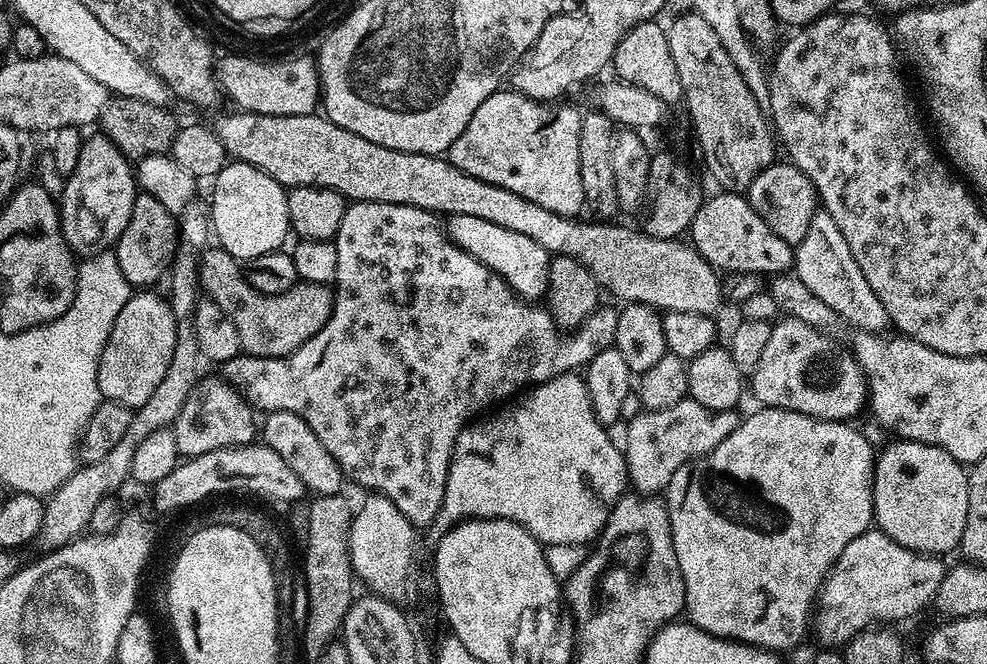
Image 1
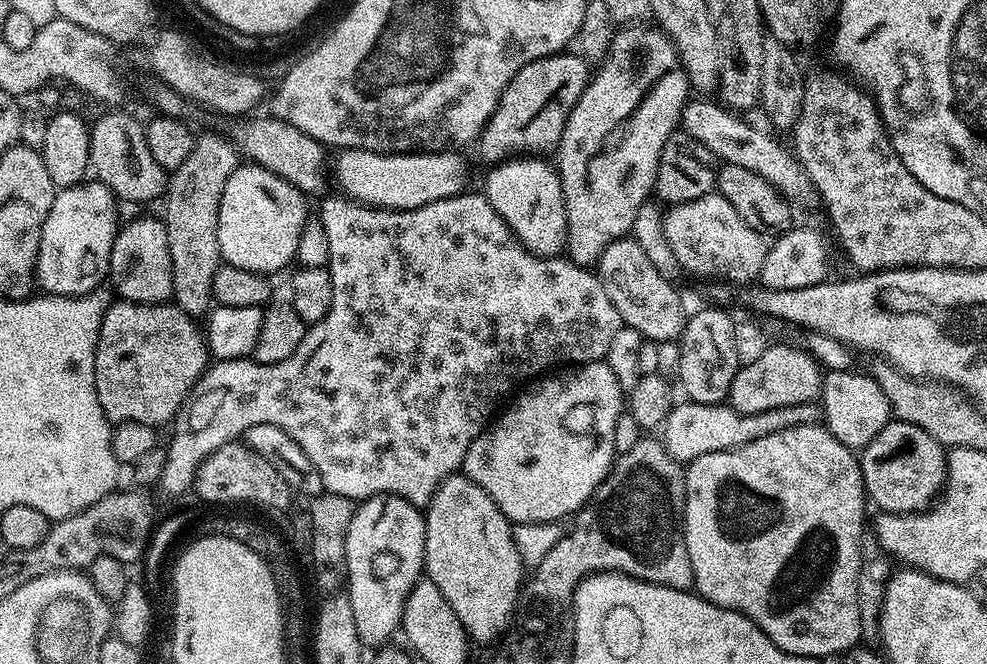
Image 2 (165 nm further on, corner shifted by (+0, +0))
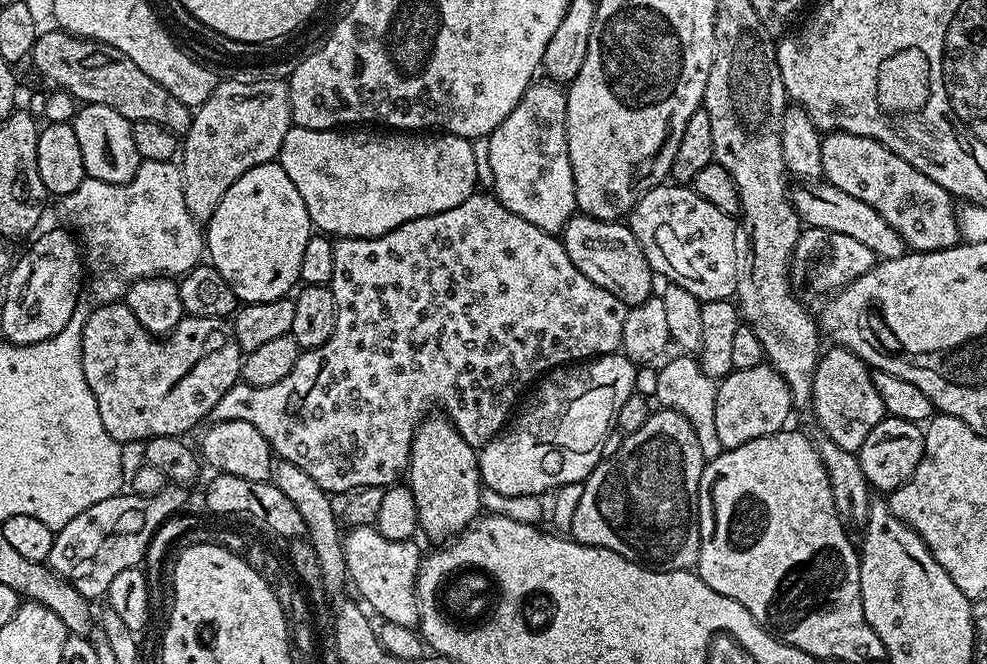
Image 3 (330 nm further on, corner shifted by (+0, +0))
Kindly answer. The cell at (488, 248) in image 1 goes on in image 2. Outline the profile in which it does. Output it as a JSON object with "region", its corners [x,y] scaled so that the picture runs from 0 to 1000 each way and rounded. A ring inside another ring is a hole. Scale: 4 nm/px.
{"region":[[[535,232],[502,248],[494,265],[492,294],[533,378],[541,386],[566,386],[575,372],[573,304],[566,258],[551,241]]]}

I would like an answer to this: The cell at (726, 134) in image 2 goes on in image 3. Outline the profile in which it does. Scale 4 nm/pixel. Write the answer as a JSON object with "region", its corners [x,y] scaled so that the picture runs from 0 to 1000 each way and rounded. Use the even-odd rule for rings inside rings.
{"region":[[[819,274],[806,282],[800,289],[802,309],[818,342],[858,352],[868,364],[873,364],[873,370],[881,370],[892,392],[905,392],[916,384],[918,369],[910,346],[906,346],[906,340],[902,340],[902,334],[898,334],[898,328],[894,328],[886,310],[877,310],[873,298],[865,298],[865,292],[857,292],[857,286],[849,286],[838,274]]]}

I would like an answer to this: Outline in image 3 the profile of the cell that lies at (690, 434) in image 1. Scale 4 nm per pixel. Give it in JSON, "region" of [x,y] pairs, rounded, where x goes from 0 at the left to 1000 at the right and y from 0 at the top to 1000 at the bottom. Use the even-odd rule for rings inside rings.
{"region":[[[843,521],[832,535],[827,562],[823,571],[823,605],[821,619],[831,637],[830,649],[840,657],[853,678],[870,682],[873,666],[881,655],[881,648],[890,642],[898,625],[894,599],[883,574],[883,560],[874,542],[870,542],[861,527]]]}

